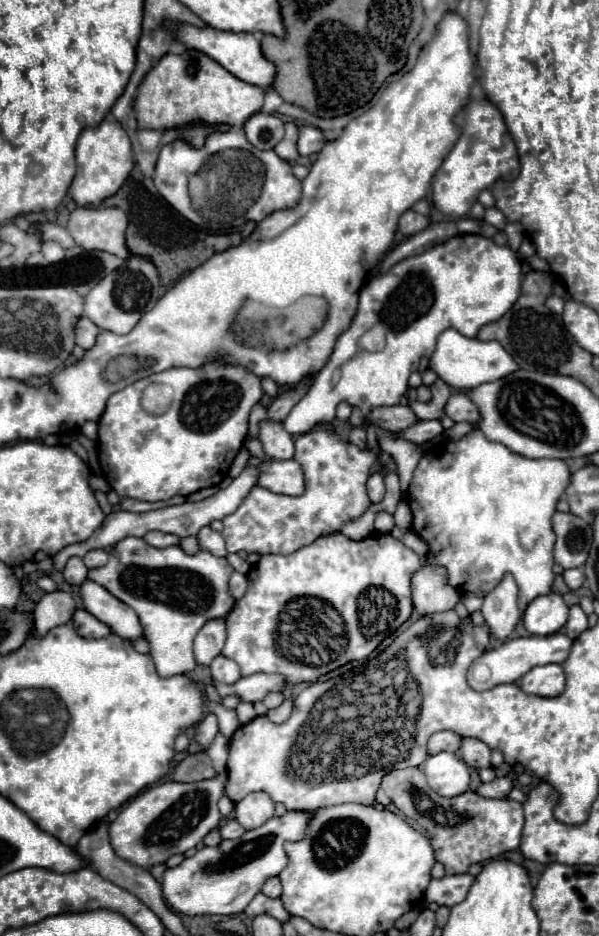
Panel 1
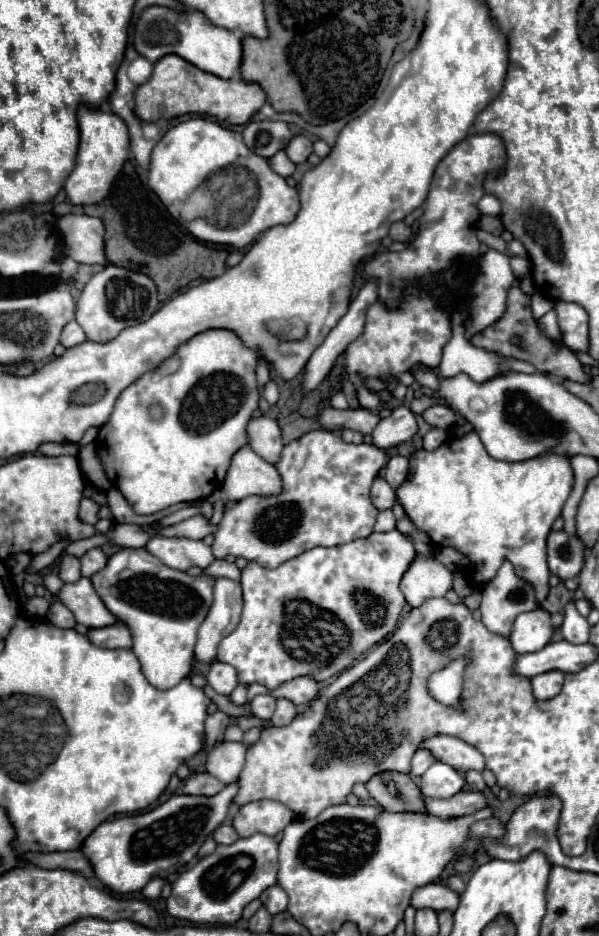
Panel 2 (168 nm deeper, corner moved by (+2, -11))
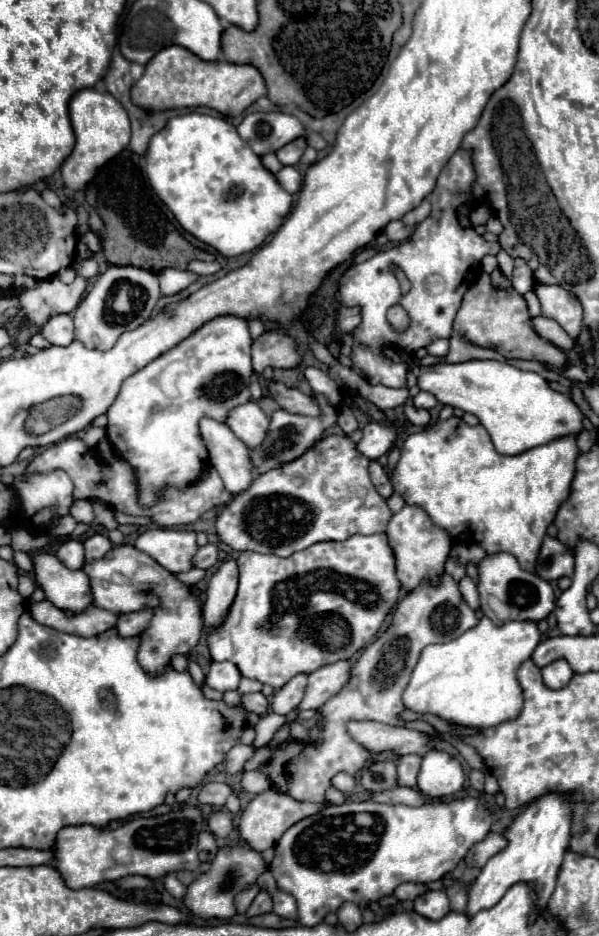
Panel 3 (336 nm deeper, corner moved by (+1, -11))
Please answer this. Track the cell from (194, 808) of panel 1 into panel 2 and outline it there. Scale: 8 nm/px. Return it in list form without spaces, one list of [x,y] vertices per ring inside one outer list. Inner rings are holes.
[[[235,782],[227,784],[215,796],[173,794],[167,802],[149,812],[103,822],[83,842],[81,850],[93,858],[93,870],[109,890],[119,894],[141,890],[151,878],[163,876],[163,872],[171,872],[187,864],[199,852],[205,838],[225,820],[235,794]]]

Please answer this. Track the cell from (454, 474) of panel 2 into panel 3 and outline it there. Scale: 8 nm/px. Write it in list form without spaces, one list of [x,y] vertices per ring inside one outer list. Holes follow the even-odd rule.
[[[452,416],[448,420],[436,420],[426,430],[410,434],[402,446],[402,456],[392,470],[392,486],[406,504],[422,506],[436,526],[450,532],[452,538],[470,538],[480,544],[488,554],[512,552],[518,556],[522,570],[534,570],[534,558],[538,546],[546,536],[548,524],[554,520],[558,506],[570,494],[570,482],[576,472],[576,458],[580,450],[574,436],[556,438],[544,446],[530,448],[516,456],[502,456],[496,452],[490,434],[482,424],[468,426],[462,418]]]

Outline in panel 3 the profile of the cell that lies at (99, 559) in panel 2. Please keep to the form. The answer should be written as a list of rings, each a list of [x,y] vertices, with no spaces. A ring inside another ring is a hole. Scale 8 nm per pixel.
[[[96,532],[96,534],[92,534],[92,536],[86,538],[84,548],[86,548],[86,562],[92,562],[92,560],[102,558],[112,548],[112,542],[108,540],[106,534]]]

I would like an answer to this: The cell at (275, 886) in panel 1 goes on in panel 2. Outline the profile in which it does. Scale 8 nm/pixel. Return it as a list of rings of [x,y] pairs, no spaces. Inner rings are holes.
[[[279,886],[267,888],[267,890],[261,894],[259,900],[261,900],[263,906],[269,910],[271,916],[287,910],[287,894],[285,894],[285,890],[281,890]]]

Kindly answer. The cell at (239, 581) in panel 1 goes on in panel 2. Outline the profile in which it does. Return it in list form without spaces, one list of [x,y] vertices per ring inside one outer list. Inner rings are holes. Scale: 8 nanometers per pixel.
[[[217,578],[213,592],[213,606],[199,628],[195,644],[195,660],[201,664],[215,662],[219,642],[235,630],[243,610],[243,594],[239,582]]]

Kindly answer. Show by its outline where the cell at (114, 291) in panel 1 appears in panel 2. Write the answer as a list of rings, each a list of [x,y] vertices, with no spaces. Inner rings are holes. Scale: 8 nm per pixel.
[[[109,264],[105,266],[103,272],[95,274],[85,286],[77,302],[77,322],[85,330],[89,340],[109,342],[117,338],[121,330],[149,320],[151,314],[157,310],[157,306],[159,306],[157,286],[149,276]]]

